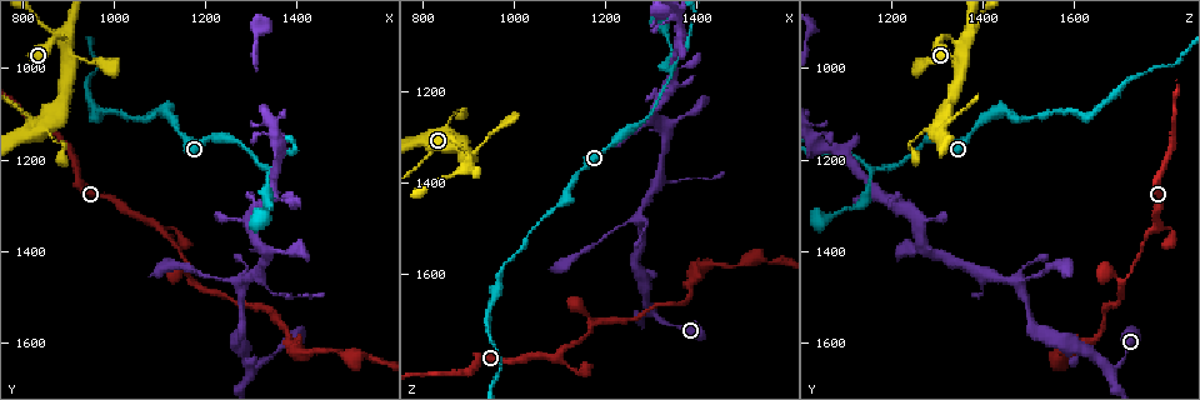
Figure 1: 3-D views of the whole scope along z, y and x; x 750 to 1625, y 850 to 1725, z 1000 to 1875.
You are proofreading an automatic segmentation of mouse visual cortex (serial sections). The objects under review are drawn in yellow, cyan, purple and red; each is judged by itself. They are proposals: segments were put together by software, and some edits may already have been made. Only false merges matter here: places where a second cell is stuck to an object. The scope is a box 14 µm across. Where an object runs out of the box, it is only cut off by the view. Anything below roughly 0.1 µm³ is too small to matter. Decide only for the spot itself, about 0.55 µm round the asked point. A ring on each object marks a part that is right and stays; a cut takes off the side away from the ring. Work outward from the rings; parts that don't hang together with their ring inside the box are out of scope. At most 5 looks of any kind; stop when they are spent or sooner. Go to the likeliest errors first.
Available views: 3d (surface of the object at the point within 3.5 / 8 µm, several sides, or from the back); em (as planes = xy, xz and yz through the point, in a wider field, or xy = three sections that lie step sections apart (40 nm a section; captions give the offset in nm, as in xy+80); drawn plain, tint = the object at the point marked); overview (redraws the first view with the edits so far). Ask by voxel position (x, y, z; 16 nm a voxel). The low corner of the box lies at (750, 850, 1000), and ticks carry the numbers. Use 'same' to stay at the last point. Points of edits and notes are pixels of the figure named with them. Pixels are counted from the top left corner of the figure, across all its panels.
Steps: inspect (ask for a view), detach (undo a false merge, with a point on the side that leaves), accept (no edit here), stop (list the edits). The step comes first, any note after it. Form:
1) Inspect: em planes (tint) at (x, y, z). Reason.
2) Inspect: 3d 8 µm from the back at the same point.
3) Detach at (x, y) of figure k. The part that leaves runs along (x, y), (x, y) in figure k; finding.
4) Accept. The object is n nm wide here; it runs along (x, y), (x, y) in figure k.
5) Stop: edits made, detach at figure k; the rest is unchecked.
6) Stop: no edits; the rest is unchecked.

Inspect: 3d 3.5 µm at (1275, 1470, 1485). Sharp bend.

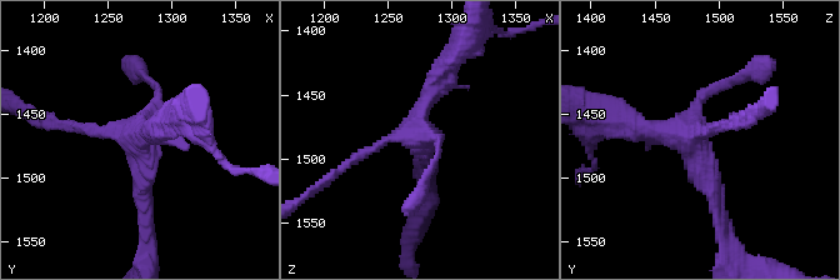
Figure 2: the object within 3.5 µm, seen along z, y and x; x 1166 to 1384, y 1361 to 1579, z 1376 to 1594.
Accept. It runs along (720, 215), (689, 135), (621, 124) in figure 2; one cell here.

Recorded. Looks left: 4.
Inspect: 3d 3.5 µm at (905, 955, 1350). Four or more arms meet.

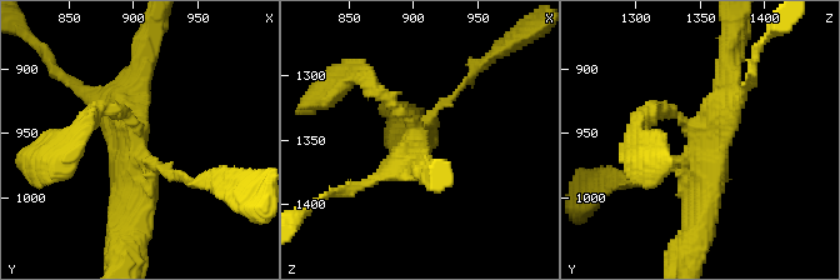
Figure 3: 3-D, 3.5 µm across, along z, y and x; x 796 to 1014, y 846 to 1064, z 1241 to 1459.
Inspect: em planes (tint) at (900, 950, 1346). Need the tissue.

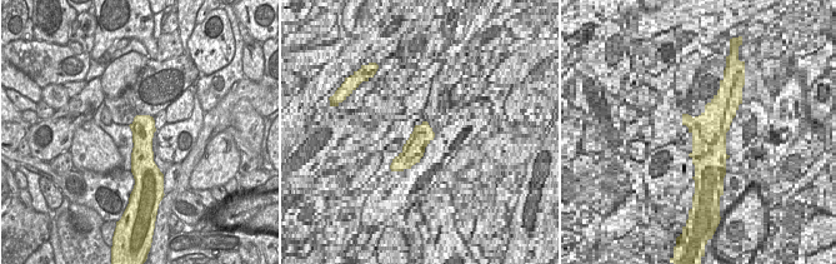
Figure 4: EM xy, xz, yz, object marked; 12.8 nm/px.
Accept. It runs along (644, 119), (701, 218) in figure 3; one cell here.

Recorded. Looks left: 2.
Stop: no edits; the rest is unchecked.

